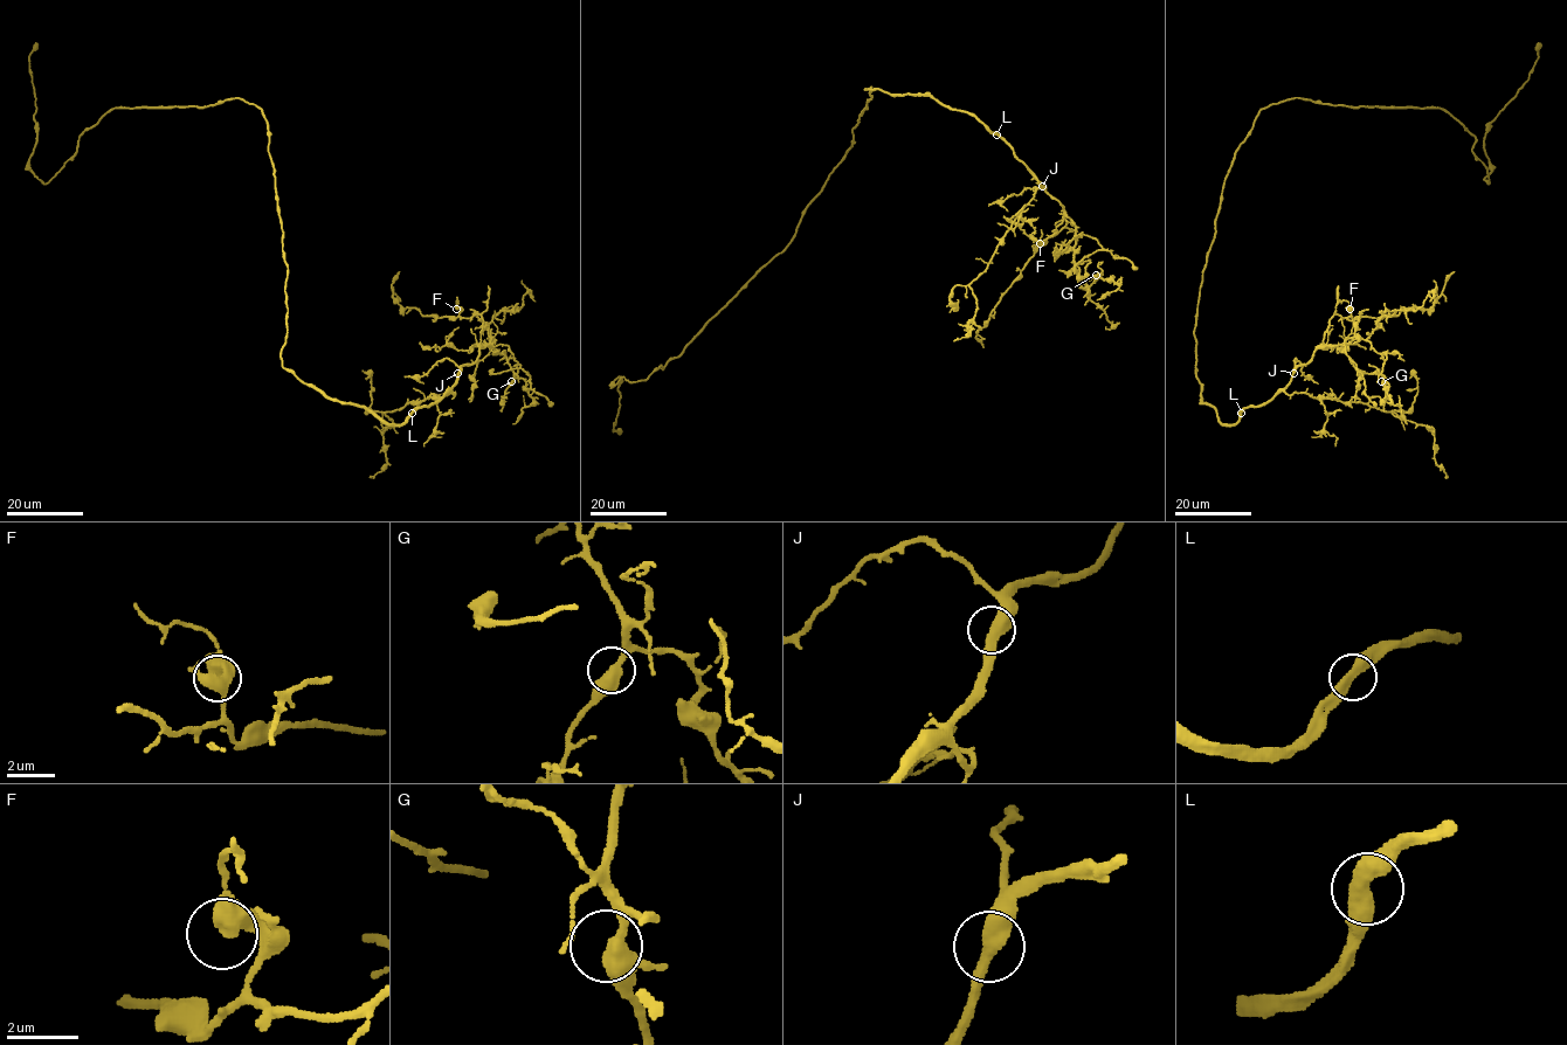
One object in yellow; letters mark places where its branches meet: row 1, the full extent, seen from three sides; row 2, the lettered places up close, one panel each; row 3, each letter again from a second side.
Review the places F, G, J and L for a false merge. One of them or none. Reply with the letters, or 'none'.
none

